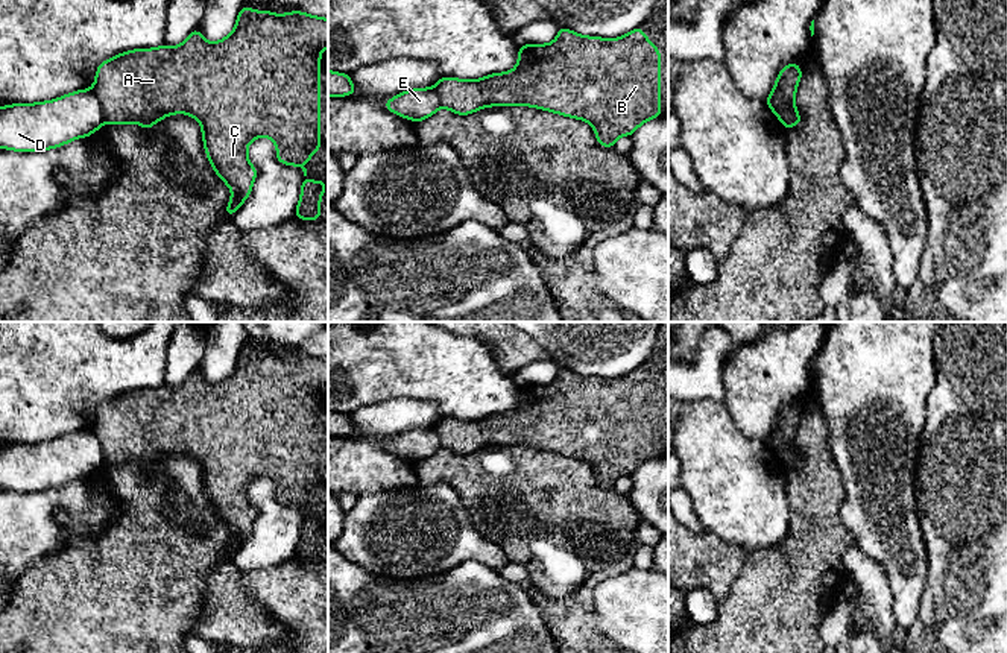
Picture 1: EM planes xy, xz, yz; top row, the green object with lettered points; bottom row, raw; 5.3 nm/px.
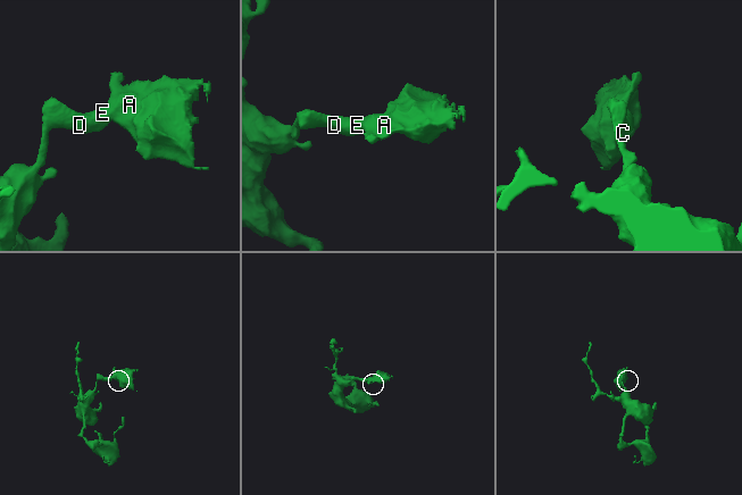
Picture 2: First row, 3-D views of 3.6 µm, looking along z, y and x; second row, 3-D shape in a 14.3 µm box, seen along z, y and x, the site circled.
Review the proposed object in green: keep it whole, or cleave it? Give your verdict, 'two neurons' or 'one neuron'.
two neurons

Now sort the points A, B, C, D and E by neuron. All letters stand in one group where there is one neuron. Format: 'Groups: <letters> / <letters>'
Groups: A B C / D E

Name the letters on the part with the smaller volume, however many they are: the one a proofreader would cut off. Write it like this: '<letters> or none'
A, B, C

